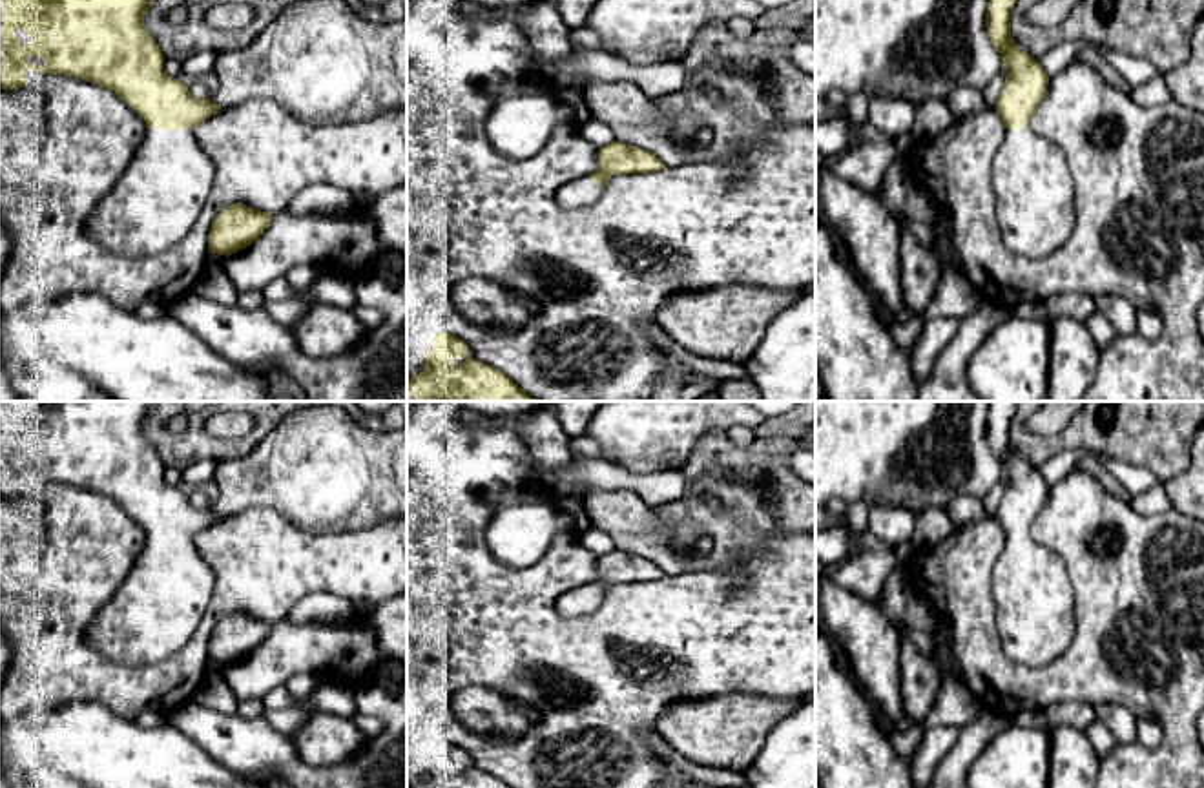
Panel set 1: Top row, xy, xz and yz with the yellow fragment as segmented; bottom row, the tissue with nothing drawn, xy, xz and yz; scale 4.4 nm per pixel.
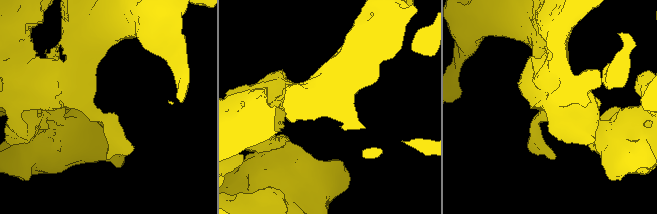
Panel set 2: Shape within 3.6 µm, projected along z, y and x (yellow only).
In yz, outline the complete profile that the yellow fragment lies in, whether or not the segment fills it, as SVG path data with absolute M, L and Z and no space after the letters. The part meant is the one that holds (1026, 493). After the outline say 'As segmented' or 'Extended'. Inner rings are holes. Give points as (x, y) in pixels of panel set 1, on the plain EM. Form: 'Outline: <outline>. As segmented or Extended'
Outline: M989 401L985 436L1002 463L1007 485L996 509L1005 533L991 575L1002 649L1025 666L1045 666L1074 638L1076 607L1064 560L1031 538L1049 485L1042 472L1011 447L1018 401Z. Extended

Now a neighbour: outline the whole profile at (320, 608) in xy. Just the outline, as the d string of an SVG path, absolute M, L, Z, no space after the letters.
M312 593L292 607L288 618L294 624L330 624L350 622L356 613L356 606L334 593Z

